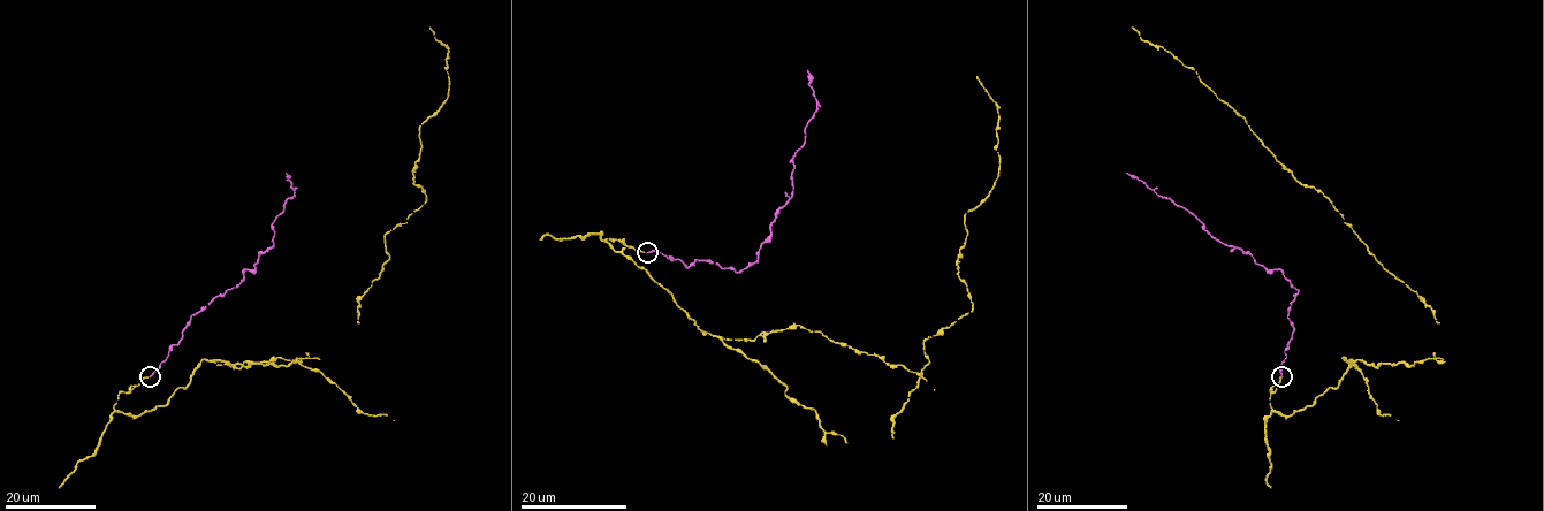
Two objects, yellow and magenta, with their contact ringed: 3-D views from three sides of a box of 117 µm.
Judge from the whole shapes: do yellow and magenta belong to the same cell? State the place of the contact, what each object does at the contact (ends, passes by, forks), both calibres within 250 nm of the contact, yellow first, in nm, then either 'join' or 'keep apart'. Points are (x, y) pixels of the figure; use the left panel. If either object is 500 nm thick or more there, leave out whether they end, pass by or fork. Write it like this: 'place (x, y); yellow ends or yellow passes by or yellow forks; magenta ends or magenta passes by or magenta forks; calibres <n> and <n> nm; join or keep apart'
place (150, 376); yellow ends; magenta ends; calibres 110 and 180 nm; join

